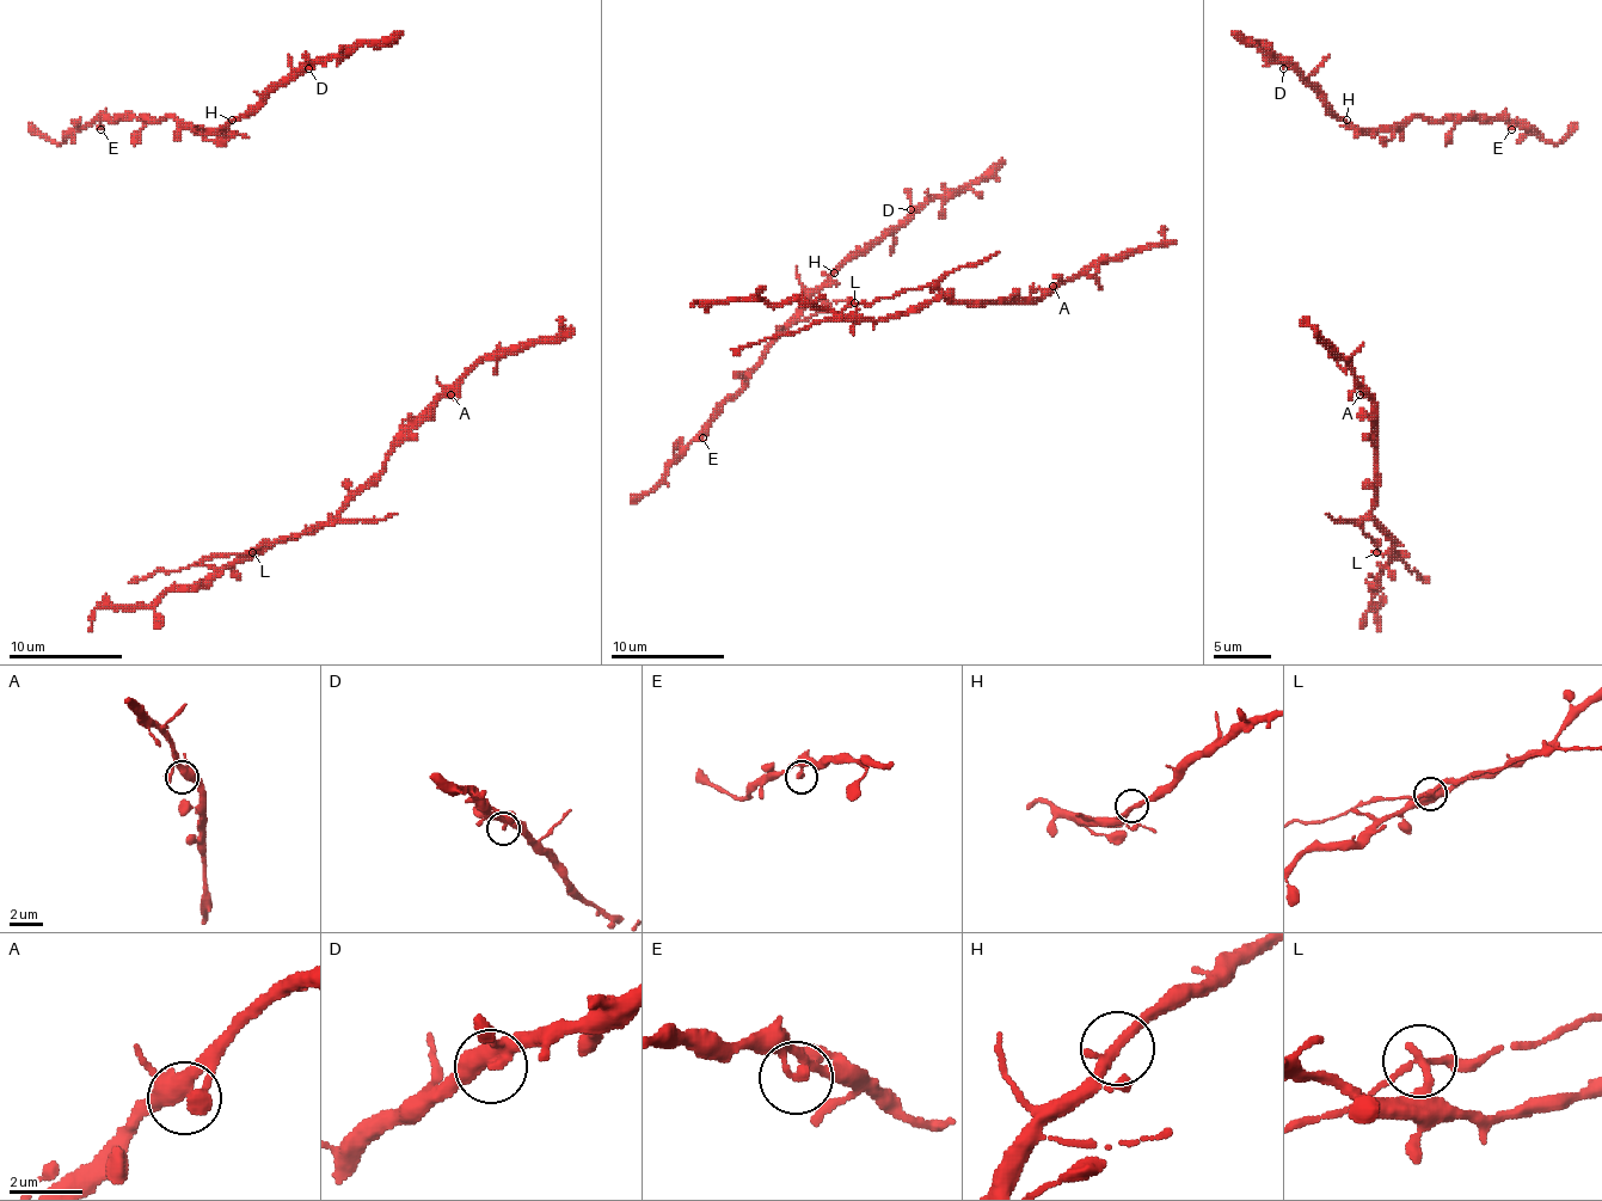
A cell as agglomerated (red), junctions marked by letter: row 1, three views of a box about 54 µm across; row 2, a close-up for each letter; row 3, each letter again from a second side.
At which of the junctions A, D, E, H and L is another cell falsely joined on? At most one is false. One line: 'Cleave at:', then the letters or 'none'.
Cleave at: none

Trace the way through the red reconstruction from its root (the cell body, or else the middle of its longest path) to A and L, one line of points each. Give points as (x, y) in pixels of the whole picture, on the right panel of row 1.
A: (1363, 377), (1360, 394)
L: (1363, 377), (1366, 397), (1372, 403), (1374, 508), (1360, 525), (1378, 543), (1378, 551)

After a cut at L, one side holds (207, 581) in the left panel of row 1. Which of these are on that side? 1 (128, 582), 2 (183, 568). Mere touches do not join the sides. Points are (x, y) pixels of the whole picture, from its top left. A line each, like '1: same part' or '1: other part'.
1: other part
2: other part

